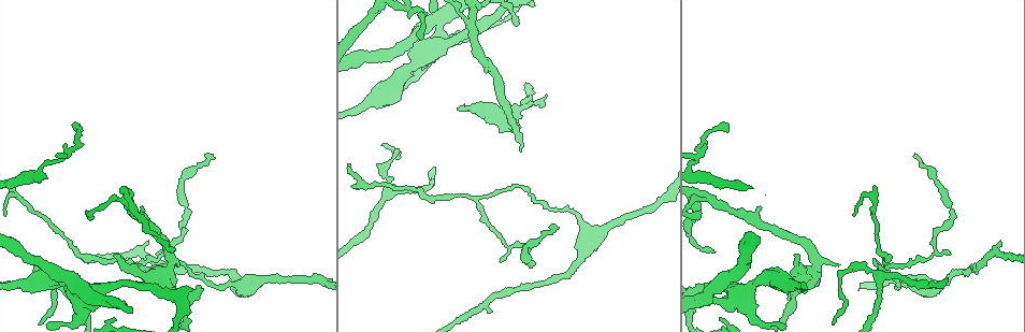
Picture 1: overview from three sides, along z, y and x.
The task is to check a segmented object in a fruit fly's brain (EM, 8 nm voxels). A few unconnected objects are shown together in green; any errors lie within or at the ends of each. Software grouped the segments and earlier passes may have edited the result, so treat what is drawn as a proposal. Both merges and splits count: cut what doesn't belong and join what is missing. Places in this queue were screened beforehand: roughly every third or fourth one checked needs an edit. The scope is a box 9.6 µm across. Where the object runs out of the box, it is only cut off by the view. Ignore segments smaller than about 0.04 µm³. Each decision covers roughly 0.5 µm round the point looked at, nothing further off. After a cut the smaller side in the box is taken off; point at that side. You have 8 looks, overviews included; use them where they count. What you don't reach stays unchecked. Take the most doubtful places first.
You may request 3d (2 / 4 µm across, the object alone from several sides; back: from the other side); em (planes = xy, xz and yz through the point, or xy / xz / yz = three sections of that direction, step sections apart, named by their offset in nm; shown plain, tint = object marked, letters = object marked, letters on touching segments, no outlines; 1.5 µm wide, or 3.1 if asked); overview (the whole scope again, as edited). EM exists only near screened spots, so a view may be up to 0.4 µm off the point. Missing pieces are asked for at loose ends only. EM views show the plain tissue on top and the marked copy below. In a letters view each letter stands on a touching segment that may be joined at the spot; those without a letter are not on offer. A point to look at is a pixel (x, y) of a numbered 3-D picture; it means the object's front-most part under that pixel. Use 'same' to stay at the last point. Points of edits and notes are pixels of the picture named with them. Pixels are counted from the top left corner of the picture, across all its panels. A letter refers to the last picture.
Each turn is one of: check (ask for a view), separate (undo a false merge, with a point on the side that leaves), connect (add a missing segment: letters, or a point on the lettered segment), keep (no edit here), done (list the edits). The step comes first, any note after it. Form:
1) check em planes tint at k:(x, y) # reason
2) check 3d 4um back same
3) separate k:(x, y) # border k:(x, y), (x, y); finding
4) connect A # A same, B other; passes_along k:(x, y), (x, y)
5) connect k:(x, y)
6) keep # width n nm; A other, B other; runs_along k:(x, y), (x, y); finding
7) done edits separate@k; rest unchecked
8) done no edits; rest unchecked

check em xy step 4 tint at 1:(469, 23) # side arm on a straight run

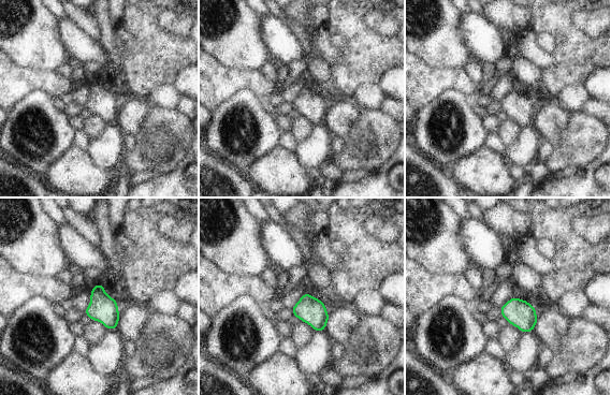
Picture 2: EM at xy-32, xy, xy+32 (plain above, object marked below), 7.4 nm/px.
check em planes letters same # another direction

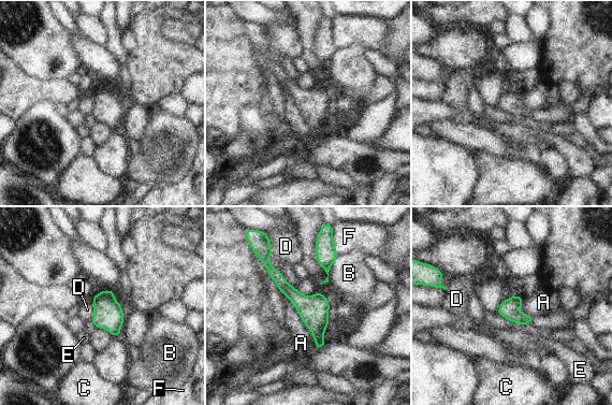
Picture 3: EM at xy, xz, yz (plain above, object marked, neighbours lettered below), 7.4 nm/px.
keep # width 150 nm; A other, B other, C other, D other, E other, F other; continuous, no second cell

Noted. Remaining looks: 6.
check em planes letters at 1:(200, 290) # thin end

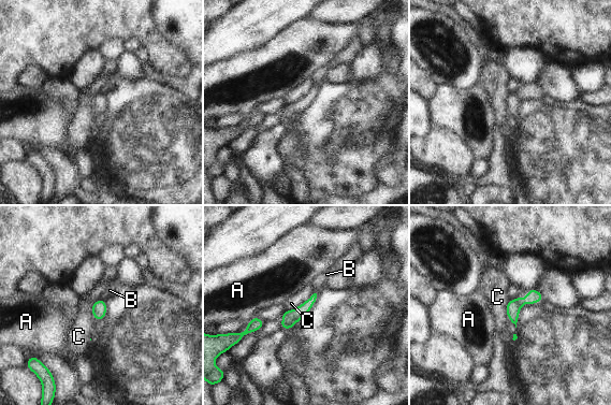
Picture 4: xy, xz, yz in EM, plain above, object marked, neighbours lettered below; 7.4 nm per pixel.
keep # longest_contact C 260 nm; A other, B other, C other; border 4:(314, 292), (299, 305), (286, 312); none of them fits

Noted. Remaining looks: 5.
check 3d 4um at 1:(887, 266) # arms part here

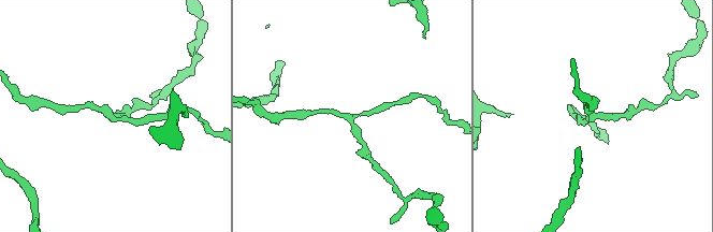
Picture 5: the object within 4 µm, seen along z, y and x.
check em planes tint at 5:(589, 117) # arms 3; now the EM

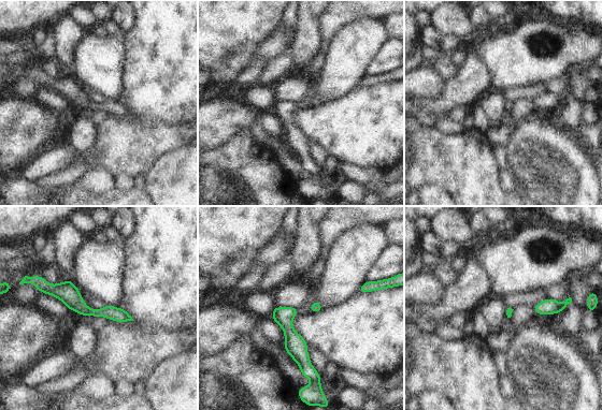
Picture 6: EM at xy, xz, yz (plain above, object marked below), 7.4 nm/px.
check em planes letters same

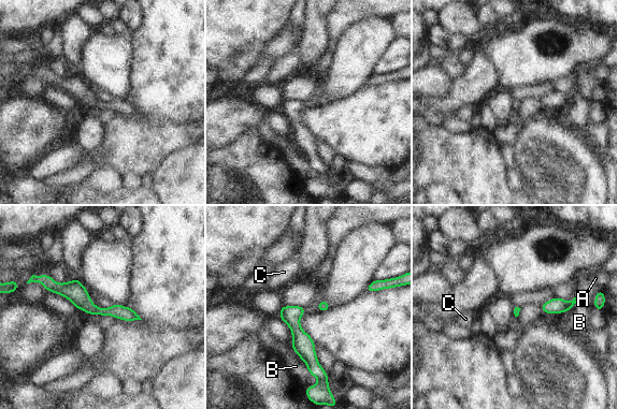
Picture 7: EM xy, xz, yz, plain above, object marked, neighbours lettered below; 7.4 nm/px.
keep # A other, B other, C other; runs_along 7:(46, 277), (92, 309), (135, 317); all the same cell

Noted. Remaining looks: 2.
done no edits; rest unchecked

